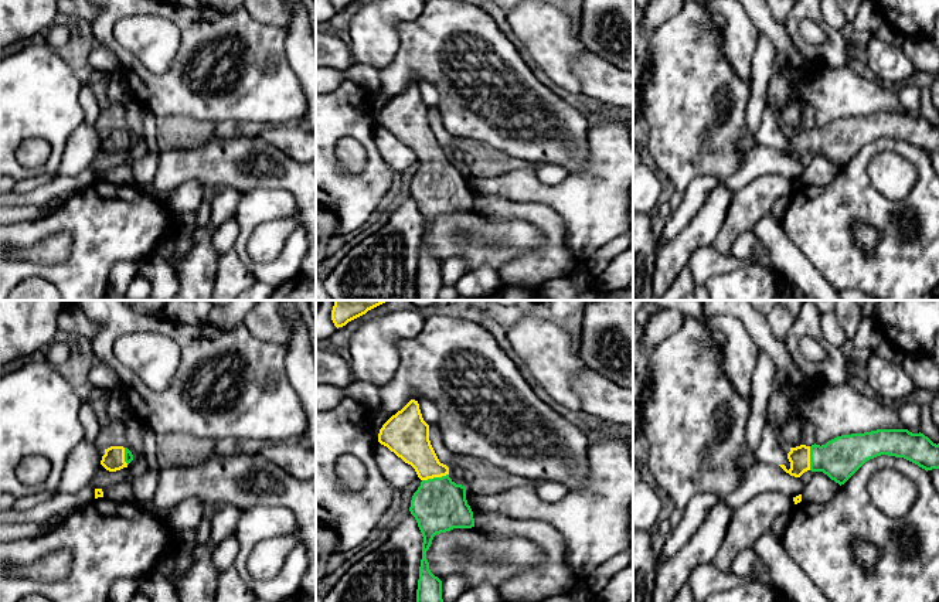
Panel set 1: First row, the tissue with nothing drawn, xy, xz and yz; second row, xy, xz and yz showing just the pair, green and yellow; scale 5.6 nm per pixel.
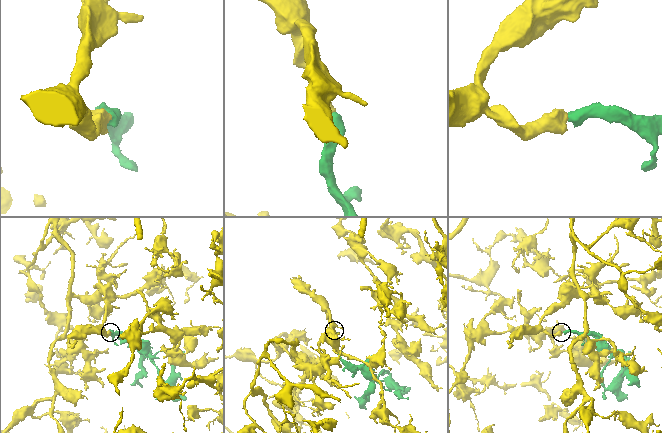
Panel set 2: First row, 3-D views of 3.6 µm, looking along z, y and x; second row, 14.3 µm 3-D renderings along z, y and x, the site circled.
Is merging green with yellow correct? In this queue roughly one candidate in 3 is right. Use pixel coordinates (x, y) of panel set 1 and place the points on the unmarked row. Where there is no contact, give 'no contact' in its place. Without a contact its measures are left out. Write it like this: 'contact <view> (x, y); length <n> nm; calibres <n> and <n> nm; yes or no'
contact xz (435, 160); length 160 nm; calibres 300 and 220 nm; yes

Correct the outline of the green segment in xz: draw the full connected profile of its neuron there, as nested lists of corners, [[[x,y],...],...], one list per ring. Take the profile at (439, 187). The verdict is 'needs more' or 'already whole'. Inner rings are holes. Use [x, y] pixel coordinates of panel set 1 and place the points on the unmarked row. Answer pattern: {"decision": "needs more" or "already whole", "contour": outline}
{"decision": "needs more", "contour": [[[411,82],[382,108],[378,125],[411,147],[422,163],[409,190],[423,220],[416,300],[439,300],[439,290],[443,286],[442,263],[431,255],[426,234],[436,217],[474,210],[466,170],[456,167],[449,160],[449,150],[439,144],[418,84]]]}

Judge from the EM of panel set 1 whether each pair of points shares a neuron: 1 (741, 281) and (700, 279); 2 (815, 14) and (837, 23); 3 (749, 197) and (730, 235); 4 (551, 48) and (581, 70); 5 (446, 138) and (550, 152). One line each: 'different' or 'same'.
1: different
2: different
3: same
4: different
5: different

